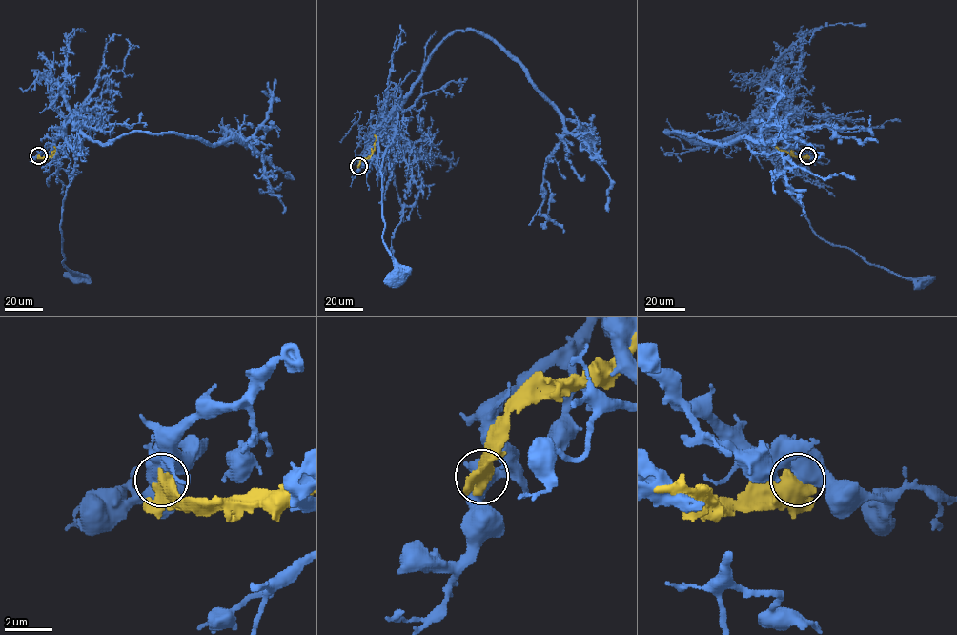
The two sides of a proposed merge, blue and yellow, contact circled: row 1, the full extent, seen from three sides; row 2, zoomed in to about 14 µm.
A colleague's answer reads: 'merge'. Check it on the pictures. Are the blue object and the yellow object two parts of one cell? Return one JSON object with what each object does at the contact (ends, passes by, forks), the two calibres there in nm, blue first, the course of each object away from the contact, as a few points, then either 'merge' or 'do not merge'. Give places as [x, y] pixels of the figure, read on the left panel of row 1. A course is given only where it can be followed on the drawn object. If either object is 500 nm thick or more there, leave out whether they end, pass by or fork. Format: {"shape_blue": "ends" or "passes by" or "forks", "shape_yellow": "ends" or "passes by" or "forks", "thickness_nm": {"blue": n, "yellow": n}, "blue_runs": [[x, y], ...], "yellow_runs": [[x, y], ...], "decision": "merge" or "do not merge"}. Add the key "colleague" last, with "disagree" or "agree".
{"thickness_nm": {"blue": 650, "yellow": 700}, "blue_runs": [[38, 156], [70, 121], [77, 132], [73, 177], [62, 203], [60, 232], [62, 263], [77, 276]], "yellow_runs": [[38, 156], [51, 156], [54, 147]], "decision": "do not merge", "colleague": "disagree"}

